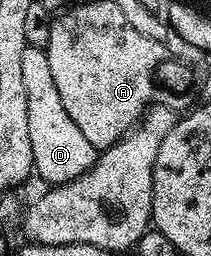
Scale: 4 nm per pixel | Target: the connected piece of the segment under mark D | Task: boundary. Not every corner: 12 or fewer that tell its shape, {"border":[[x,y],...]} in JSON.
{"border":[[27,45],[34,173],[66,184],[96,160],[72,123],[45,49]]}

